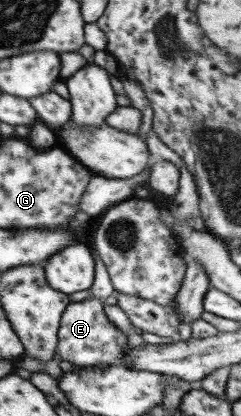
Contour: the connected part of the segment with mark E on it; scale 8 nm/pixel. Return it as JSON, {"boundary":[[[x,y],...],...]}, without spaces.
{"boundary":[[[89,297],[76,303],[70,302],[61,313],[56,351],[61,359],[69,362],[73,367],[123,365],[123,357],[129,347],[128,341],[125,334],[117,330],[117,327],[105,317],[102,305],[102,300]]]}

